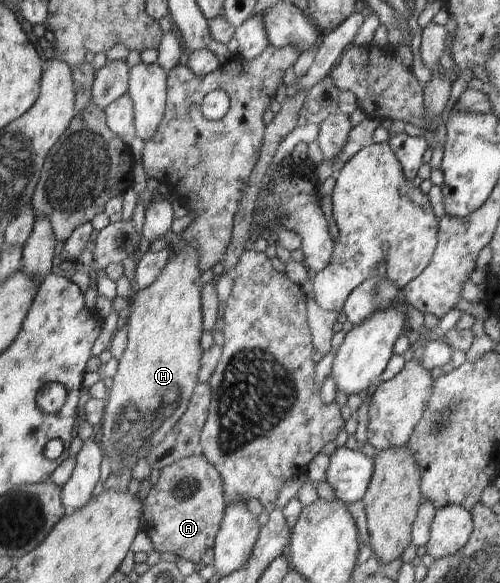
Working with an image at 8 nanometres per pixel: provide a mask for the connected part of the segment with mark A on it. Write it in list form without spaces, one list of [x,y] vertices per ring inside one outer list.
[[[202,454],[191,455],[160,470],[158,482],[143,500],[143,531],[150,537],[154,551],[170,551],[200,566],[202,555],[214,547],[227,504],[218,470]]]

